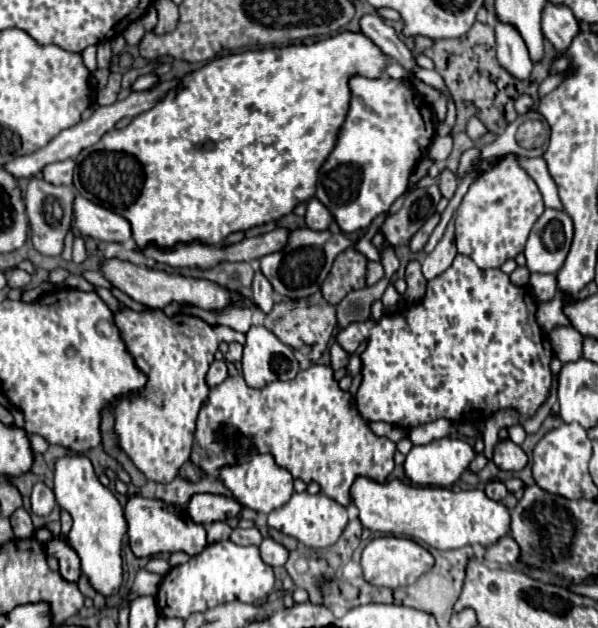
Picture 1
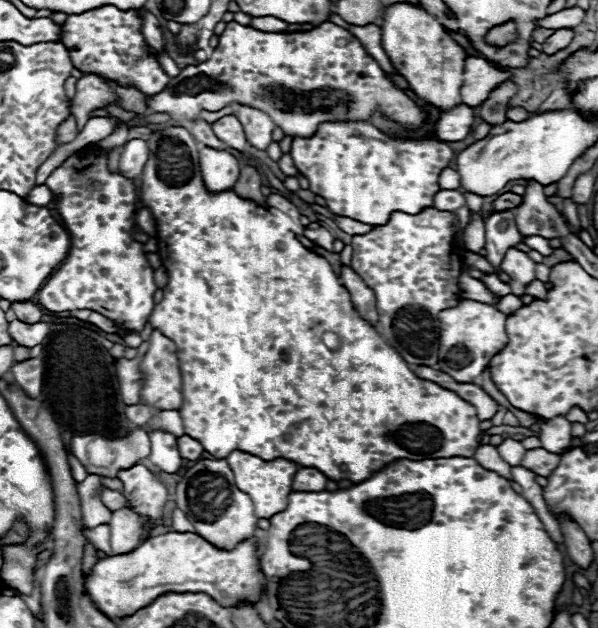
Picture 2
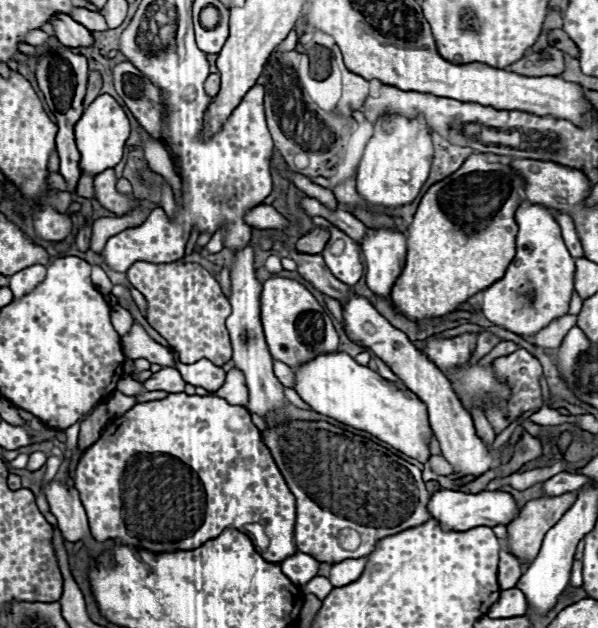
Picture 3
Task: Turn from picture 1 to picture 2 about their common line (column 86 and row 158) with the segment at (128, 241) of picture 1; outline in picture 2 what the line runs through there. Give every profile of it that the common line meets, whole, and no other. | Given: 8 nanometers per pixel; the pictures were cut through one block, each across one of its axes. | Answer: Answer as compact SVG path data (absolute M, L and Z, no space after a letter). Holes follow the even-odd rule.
M210 146L200 148L200 172L210 192L230 190L240 176L240 162L228 150L216 150Z

